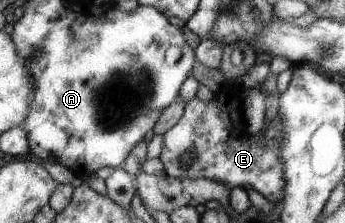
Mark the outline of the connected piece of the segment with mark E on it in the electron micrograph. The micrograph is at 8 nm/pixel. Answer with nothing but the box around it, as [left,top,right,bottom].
[160,97,283,204]

